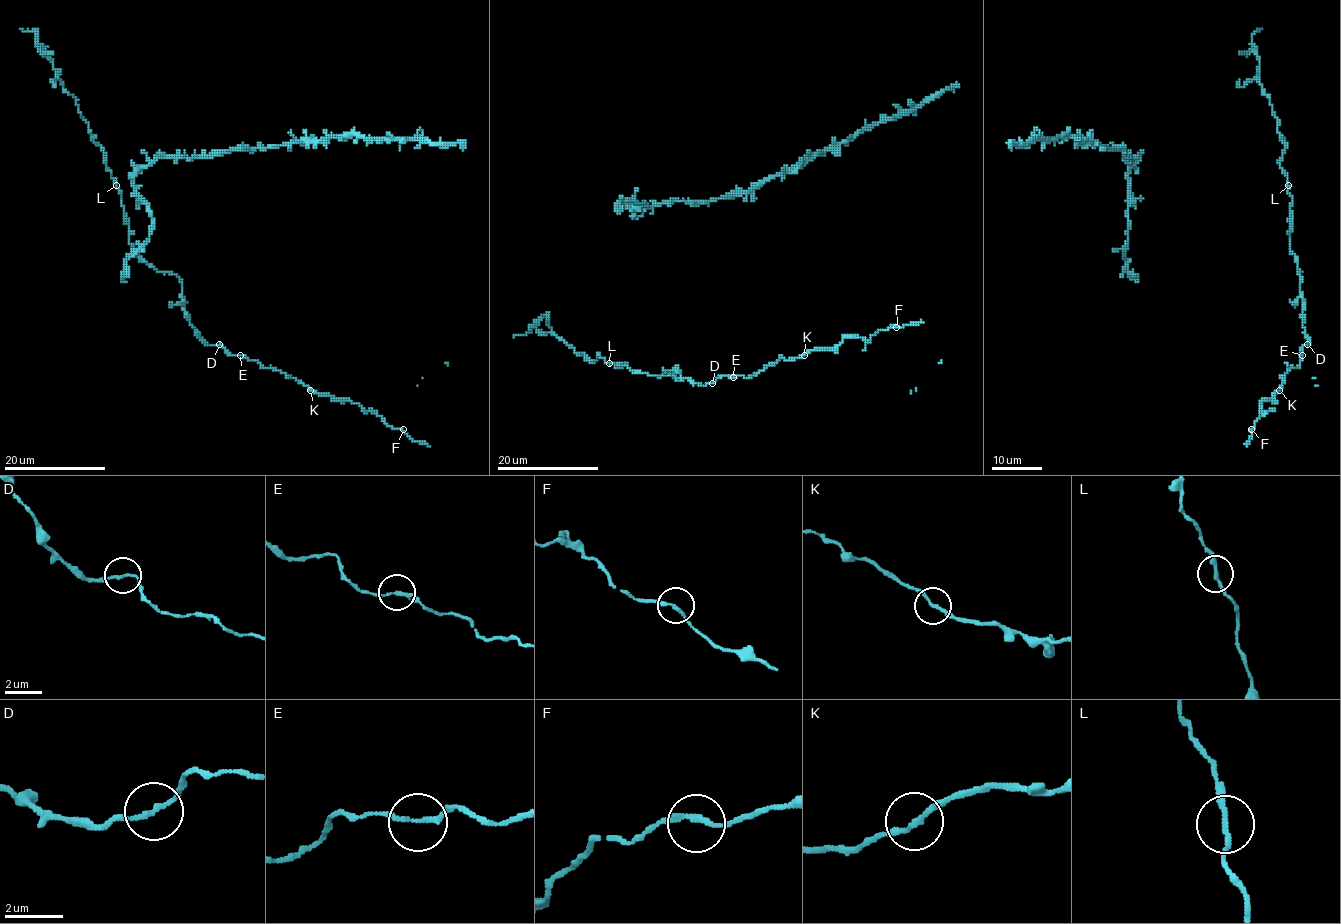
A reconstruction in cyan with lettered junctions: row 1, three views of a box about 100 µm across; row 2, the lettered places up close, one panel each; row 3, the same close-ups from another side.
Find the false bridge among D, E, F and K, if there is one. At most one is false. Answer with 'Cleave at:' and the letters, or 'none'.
Cleave at: none

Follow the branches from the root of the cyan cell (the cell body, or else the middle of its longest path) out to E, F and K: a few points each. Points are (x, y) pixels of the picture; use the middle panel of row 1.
E: (610, 363), (627, 366), (633, 372), (670, 374), (676, 380), (703, 385), (713, 384), (719, 376), (733, 377)
F: (610, 363), (704, 385), (719, 376), (751, 377), (781, 358), (896, 327)
K: (610, 363), (704, 385), (719, 376), (751, 377), (781, 358), (804, 355)

